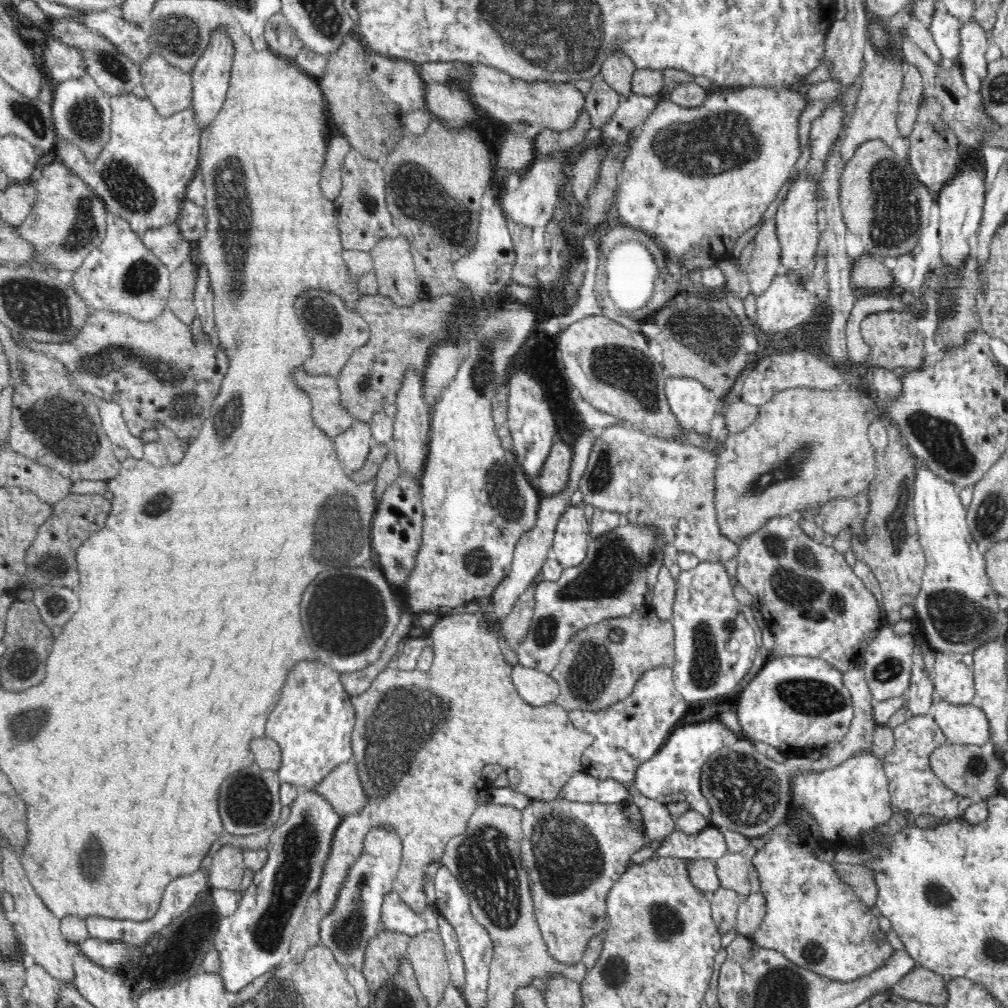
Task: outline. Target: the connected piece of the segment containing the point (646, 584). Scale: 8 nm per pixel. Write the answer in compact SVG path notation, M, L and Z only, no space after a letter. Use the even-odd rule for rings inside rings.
M627 521L598 538L589 539L586 558L578 566L563 568L558 580L541 579L534 588L534 612L528 630L528 639L517 644L519 664L550 675L564 647L572 636L600 620L628 616L653 601L654 584L658 582L660 568L664 566L664 538L651 526L637 526Z

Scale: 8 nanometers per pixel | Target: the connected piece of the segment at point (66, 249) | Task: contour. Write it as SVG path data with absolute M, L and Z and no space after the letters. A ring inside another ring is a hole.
M52 162L42 168L40 179L36 182L36 198L30 214L21 225L17 226L18 234L33 246L31 263L26 266L41 269L50 273L62 270L75 271L88 253L98 246L106 236L107 212L104 201L61 162Z

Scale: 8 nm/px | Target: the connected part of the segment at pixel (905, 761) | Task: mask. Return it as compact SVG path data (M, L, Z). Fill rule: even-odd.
M927 714L922 716L911 716L908 720L904 720L902 724L898 724L894 728L895 745L886 752L883 758L884 772L888 779L888 788L891 796L891 803L901 810L904 814L910 812L912 816L936 816L944 822L956 821L956 818L965 814L966 807L972 803L970 798L964 798L958 793L950 790L935 774L930 766L930 754L934 752L934 748L942 746L946 743L942 729L936 724L936 721Z

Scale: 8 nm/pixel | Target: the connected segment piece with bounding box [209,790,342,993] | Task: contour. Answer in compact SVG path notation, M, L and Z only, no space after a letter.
M309 790L297 795L296 800L291 804L289 816L286 822L278 825L269 837L266 845L268 860L258 872L248 880L247 890L240 896L239 906L232 916L223 916L218 922L218 932L209 944L209 948L218 952L218 959L221 960L221 969L218 975L222 975L222 983L226 991L237 993L248 986L254 978L266 974L270 968L280 967L287 961L293 935L301 923L302 914L306 910L311 895L320 887L322 874L330 848L334 832L340 824L342 816L333 808L332 804L318 791Z

